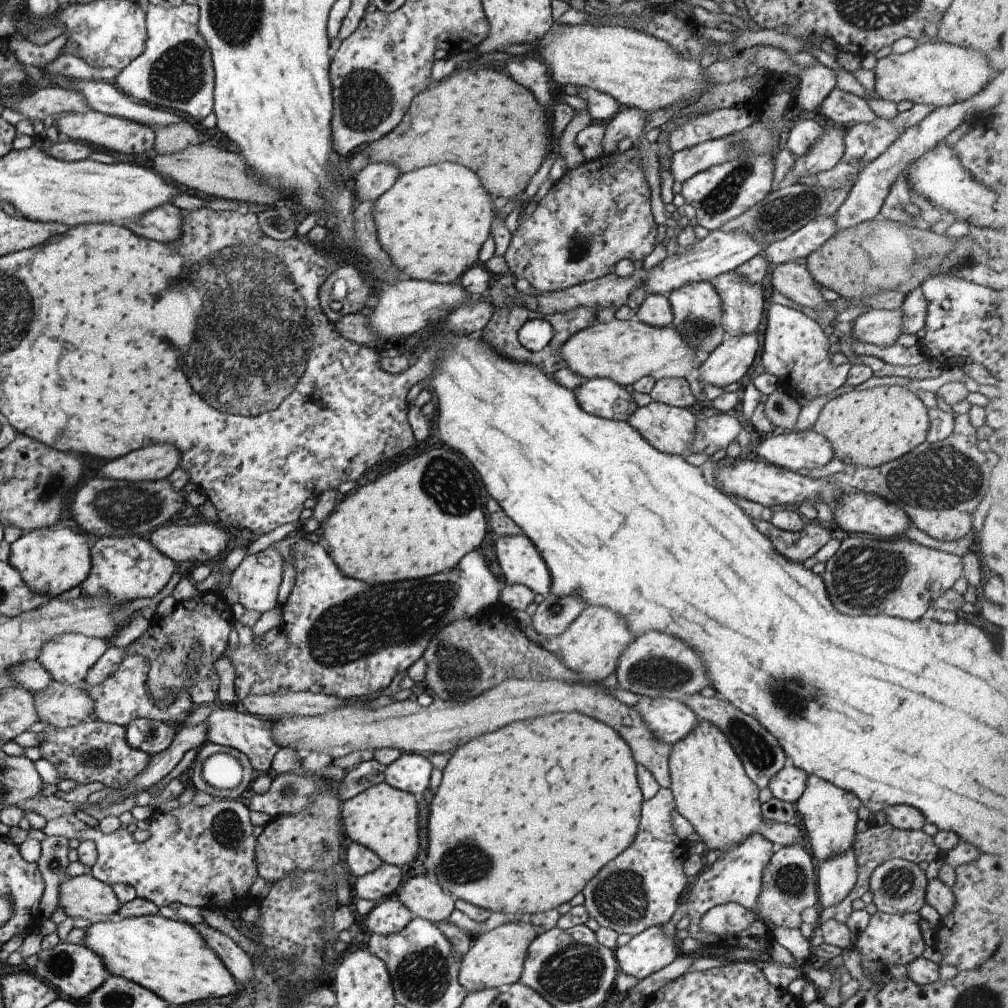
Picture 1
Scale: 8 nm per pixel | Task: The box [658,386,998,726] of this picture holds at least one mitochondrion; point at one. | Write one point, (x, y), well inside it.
(947, 478)

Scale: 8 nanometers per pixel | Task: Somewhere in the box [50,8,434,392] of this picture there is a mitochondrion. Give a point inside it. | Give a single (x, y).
(178, 75)

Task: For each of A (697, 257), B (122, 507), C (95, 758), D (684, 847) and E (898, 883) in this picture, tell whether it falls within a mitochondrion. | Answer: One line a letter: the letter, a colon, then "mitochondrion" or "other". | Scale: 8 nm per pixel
A: other
B: mitochondrion
C: mitochondrion
D: other
E: mitochondrion

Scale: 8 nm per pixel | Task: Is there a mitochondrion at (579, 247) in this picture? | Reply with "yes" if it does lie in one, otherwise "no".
yes

